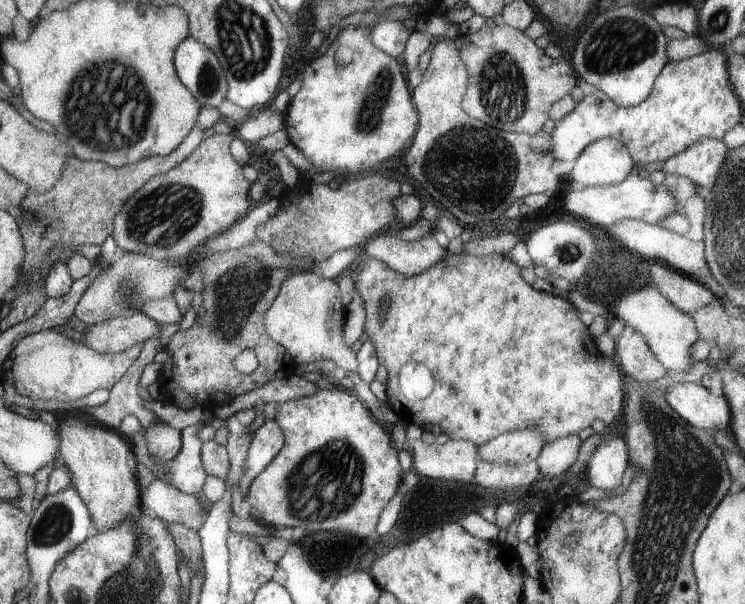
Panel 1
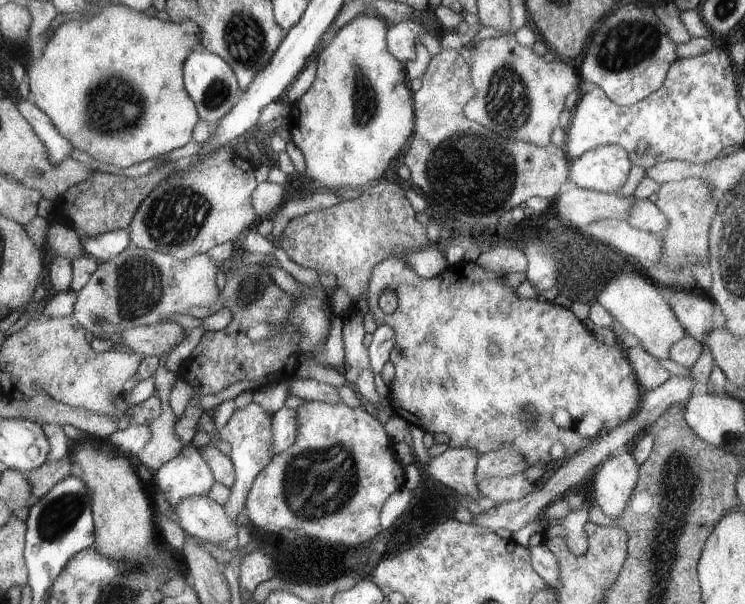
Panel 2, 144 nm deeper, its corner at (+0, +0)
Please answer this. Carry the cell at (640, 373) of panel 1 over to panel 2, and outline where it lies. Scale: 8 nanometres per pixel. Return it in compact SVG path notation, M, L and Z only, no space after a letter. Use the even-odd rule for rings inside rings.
M635 346L635 348L623 348L625 350L625 356L631 364L631 368L635 370L635 376L637 376L637 386L643 390L643 392L651 392L659 386L663 386L671 374L659 366L657 358L653 358L649 352L645 352L641 346Z

